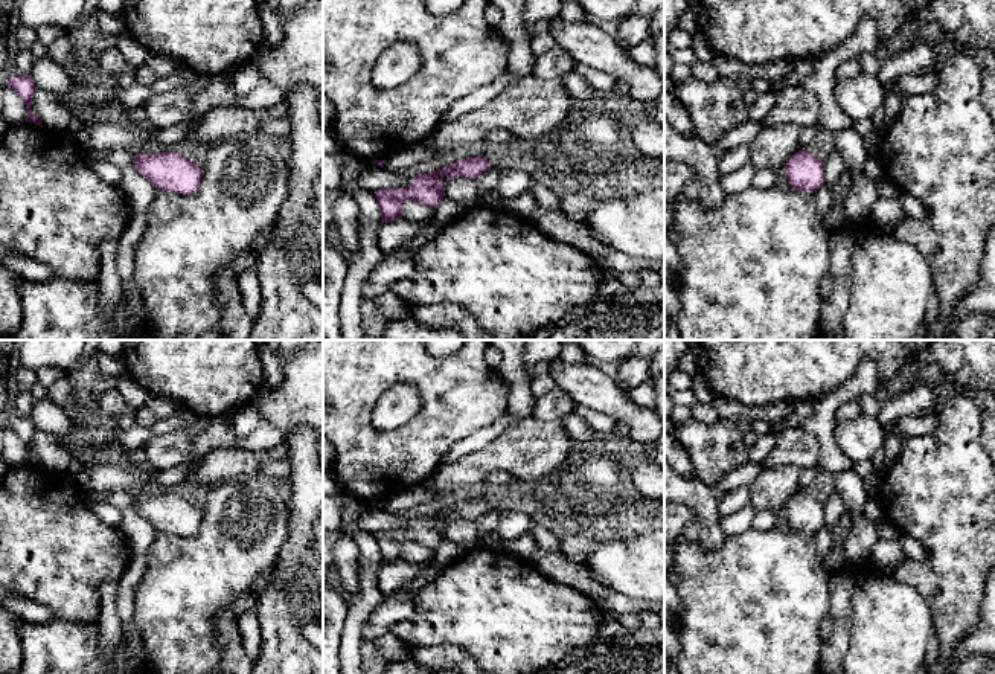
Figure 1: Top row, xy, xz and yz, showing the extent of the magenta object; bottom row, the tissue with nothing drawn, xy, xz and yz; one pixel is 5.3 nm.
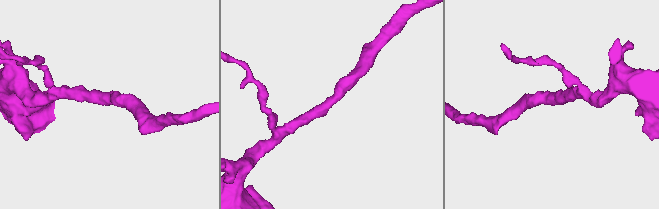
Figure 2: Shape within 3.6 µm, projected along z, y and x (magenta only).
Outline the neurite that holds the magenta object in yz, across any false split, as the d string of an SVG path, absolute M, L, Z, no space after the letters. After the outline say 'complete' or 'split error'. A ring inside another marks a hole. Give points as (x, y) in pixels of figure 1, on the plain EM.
M818 467L815 480L785 506L791 531L812 534L824 526L824 503L835 494L833 473Z | split error

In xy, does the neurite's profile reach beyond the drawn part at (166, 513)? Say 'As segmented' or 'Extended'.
Extended

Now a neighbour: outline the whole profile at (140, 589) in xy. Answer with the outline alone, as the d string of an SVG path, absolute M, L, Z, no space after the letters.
M262 473L238 476L215 485L203 508L203 518L200 531L192 537L174 535L168 532L157 532L154 543L148 552L148 563L143 578L134 587L134 627L140 633L143 642L143 654L146 660L146 674L219 674L221 671L221 648L216 640L216 616L227 611L236 616L235 602L241 595L248 595L253 583L267 570L271 570L286 543L290 532L290 503L283 500L280 489L274 479Z

